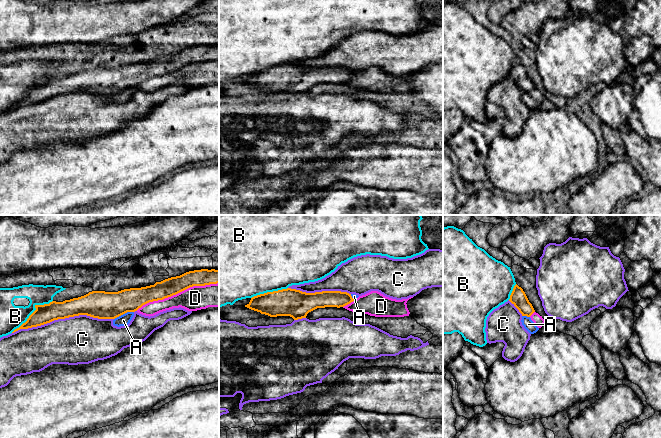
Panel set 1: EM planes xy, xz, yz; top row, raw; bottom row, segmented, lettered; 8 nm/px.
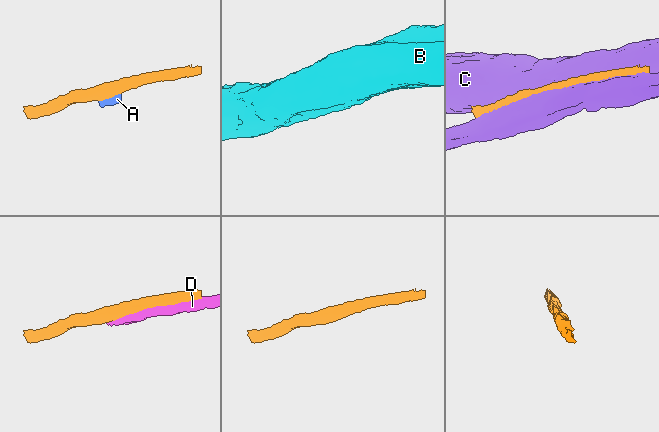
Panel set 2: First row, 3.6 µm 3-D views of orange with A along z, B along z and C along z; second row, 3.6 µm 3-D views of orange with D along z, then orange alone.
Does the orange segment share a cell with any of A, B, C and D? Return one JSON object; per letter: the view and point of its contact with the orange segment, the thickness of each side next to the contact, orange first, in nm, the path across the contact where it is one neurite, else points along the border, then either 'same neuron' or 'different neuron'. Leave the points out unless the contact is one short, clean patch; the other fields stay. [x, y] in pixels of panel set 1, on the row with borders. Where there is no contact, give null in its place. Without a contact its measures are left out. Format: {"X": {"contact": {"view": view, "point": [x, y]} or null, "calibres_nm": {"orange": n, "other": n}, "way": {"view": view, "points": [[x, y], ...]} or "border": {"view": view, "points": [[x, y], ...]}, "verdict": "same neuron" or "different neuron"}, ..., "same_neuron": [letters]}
{"A": {"contact": {"view": "xy", "point": [123, 313]}, "calibres_nm": {"orange": 220, "other": 90}, "border": {"view": "xy", "points": [[133, 311], [127, 311], [114, 319]]}, "verdict": "different neuron"}, "B": {"contact": {"view": "xy", "point": [33, 312]}, "calibres_nm": {"orange": 150, "other": 190}, "verdict": "different neuron"}, "C": {"contact": {"view": "xy", "point": [62, 318]}, "calibres_nm": {"orange": 170, "other": 380}, "verdict": "different neuron"}, "D": {"contact": {"view": "xy", "point": [177, 293]}, "calibres_nm": {"orange": 140, "other": 190}, "verdict": "different neuron"}, "same_neuron": []}

